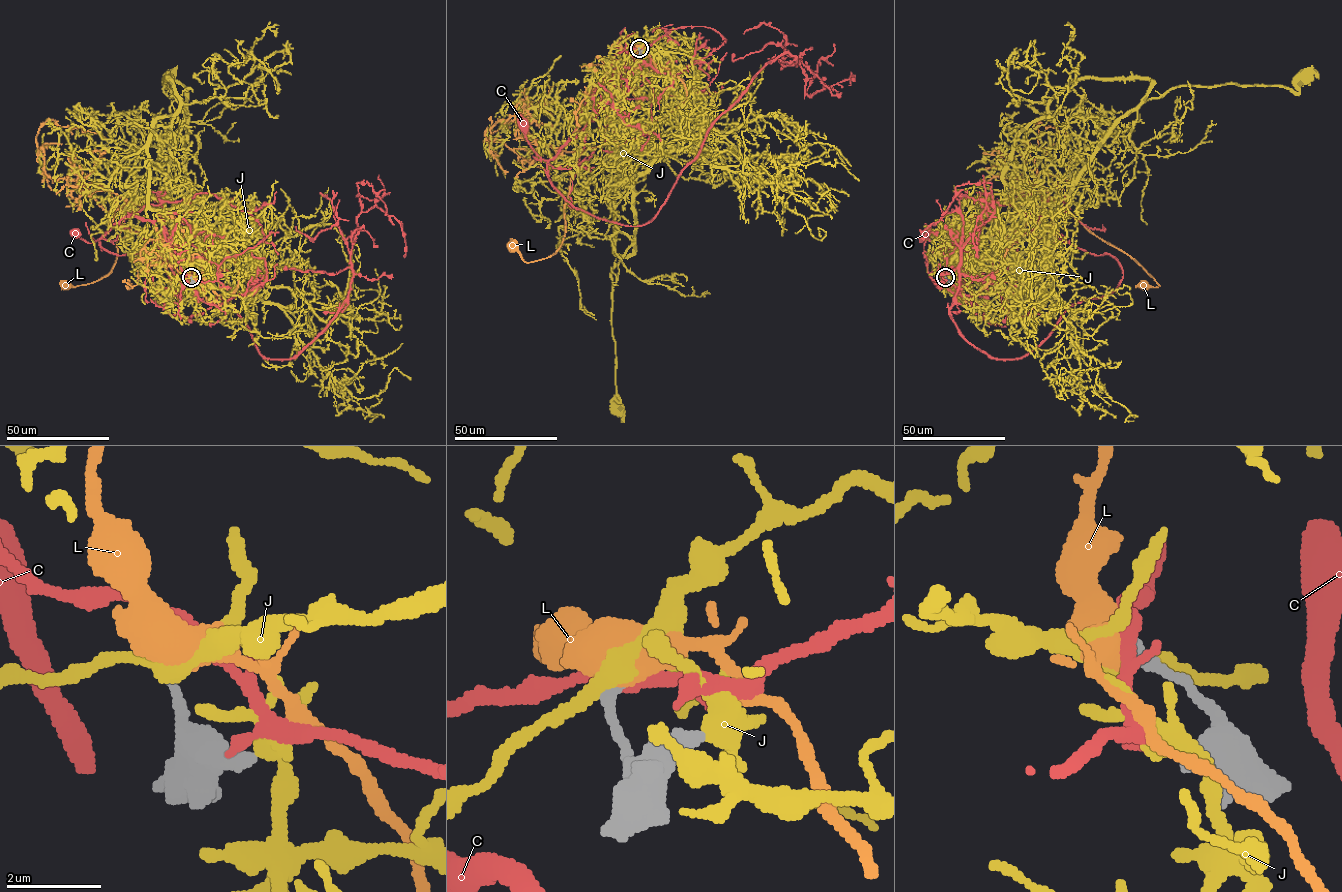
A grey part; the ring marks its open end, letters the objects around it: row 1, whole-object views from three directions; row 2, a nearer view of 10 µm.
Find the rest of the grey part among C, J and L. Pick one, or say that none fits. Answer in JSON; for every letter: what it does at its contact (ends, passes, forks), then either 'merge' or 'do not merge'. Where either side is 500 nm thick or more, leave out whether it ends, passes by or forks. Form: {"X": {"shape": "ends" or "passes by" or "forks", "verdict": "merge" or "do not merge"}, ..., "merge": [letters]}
{"C": {"shape": "passes by", "verdict": "do not merge"}, "J": {"shape": "passes by", "verdict": "do not merge"}, "L": {"verdict": "do not merge"}, "merge": []}

